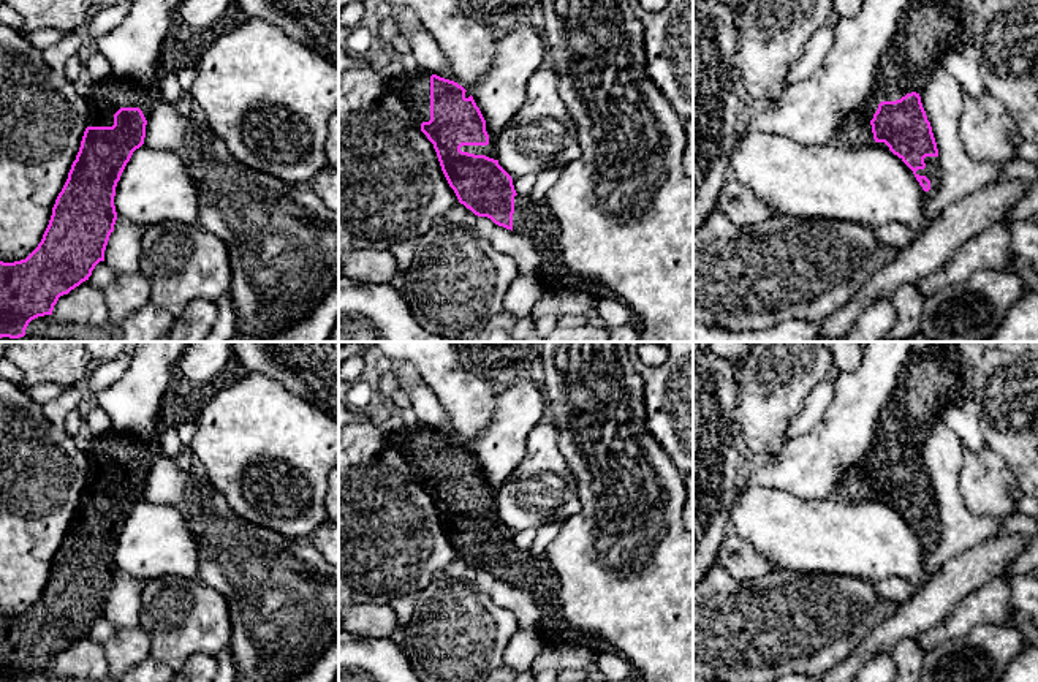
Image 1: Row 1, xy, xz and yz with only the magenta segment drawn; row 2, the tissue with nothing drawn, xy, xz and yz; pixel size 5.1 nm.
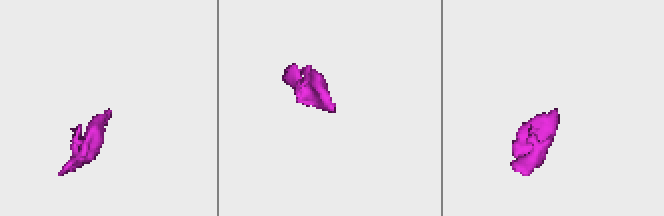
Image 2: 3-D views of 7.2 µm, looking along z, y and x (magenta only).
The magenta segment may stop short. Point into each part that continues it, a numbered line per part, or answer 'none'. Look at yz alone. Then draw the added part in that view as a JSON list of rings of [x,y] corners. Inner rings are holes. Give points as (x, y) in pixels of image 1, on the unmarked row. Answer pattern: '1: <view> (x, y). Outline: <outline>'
1: yz (932, 521). Outline: [[[926,511],[924,517],[926,522],[918,524],[916,529],[926,530],[930,535],[930,544],[927,546],[927,549],[932,551],[938,544],[941,533],[938,511]]]

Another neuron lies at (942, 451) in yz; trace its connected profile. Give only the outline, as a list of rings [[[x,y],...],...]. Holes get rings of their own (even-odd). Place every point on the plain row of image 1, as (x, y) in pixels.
[[[941,419],[927,427],[919,451],[938,503],[940,541],[924,560],[924,570],[935,574],[948,560],[995,536],[1006,521],[975,514],[965,506],[959,492],[965,448]]]

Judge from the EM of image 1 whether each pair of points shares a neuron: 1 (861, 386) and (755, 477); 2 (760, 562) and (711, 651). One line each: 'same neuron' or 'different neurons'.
1: same neuron
2: different neurons

